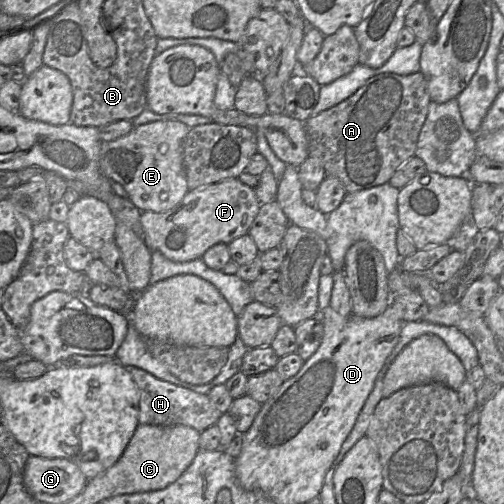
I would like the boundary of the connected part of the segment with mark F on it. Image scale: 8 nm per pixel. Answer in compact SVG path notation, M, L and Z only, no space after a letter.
M238 178L225 179L198 189L189 190L172 209L155 213L142 212L143 242L152 251L161 252L174 262L187 262L201 258L213 245L229 244L248 233L261 204L255 190Z

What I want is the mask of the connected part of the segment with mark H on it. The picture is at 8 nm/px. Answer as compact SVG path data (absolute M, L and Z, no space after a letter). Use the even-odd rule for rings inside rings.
M126 367L139 390L138 421L142 425L174 426L185 425L203 432L216 425L222 413L215 407L208 394L201 394L160 380L140 368Z

